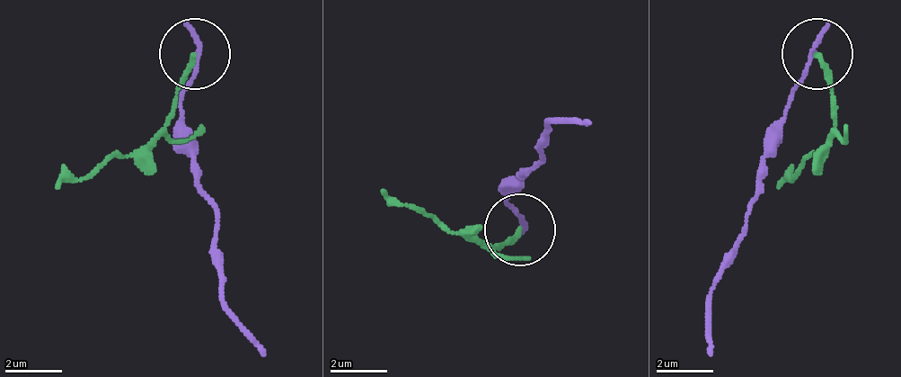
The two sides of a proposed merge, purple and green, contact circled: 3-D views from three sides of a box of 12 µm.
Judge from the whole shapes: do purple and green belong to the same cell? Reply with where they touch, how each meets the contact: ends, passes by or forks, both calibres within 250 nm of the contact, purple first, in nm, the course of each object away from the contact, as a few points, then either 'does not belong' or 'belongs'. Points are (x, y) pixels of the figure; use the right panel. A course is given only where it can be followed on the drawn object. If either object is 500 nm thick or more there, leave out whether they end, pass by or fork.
at (817, 53); purple passes by; green ends there; 140 nm thick on the purple side, 180 nm on the other; purple runs (816, 51), (780, 144), (744, 215), (716, 286), (709, 315), (709, 357); green runs (816, 51), (836, 130), (780, 187); does not belong

